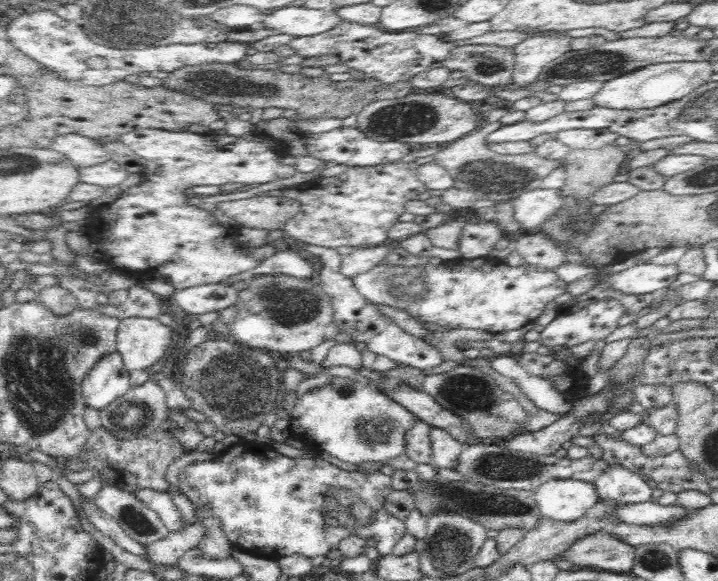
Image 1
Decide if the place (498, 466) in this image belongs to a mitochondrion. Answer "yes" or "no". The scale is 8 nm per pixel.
yes

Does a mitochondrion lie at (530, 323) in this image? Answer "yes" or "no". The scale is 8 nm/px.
no

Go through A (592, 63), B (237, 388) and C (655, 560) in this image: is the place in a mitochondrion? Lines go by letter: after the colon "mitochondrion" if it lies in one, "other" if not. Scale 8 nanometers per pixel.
A: mitochondrion
B: mitochondrion
C: mitochondrion

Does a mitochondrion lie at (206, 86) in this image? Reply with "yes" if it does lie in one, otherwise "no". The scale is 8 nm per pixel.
yes

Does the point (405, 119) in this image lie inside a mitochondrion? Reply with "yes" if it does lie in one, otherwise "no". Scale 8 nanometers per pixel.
yes

